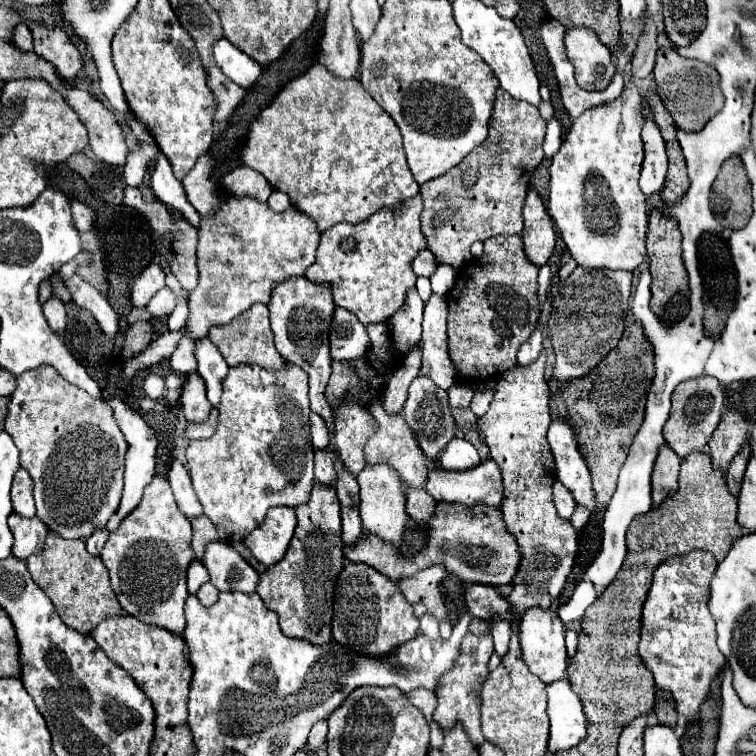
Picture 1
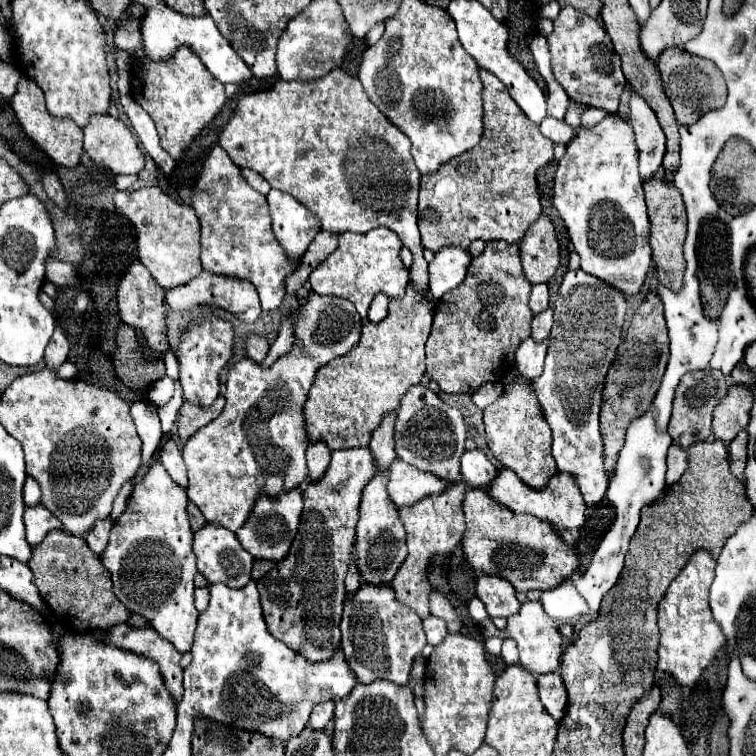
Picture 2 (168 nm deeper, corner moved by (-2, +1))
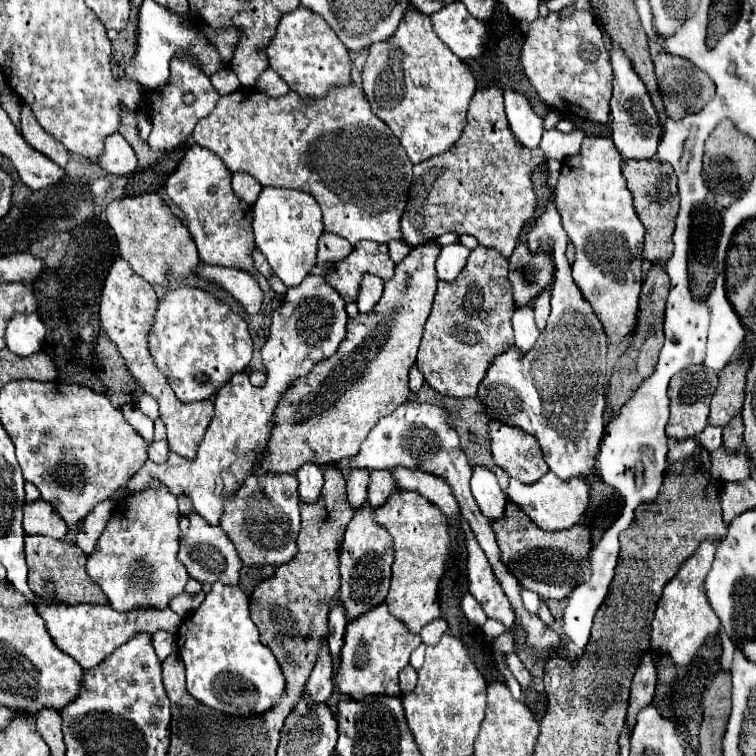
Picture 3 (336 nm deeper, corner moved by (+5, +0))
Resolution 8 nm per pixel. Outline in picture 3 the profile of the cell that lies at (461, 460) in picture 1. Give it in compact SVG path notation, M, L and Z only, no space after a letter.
M475 465L473 475L471 475L471 493L473 493L481 513L487 519L503 517L503 507L507 503L507 497L503 493L503 489L499 487L493 471L489 471L483 465Z

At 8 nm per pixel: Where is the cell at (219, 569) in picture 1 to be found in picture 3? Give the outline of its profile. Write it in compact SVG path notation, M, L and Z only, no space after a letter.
M195 511L191 515L185 515L181 517L179 521L179 527L181 527L181 547L179 547L179 561L187 567L187 573L197 579L199 583L215 583L215 581L221 581L225 585L237 585L239 583L239 571L243 567L241 559L239 559L239 553L235 549L235 545L231 543L231 539L227 539L225 531L221 527L211 527L201 515L195 515Z

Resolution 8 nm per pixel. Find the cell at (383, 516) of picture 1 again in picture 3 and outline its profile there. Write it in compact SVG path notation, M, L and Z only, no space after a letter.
M369 503L361 505L355 511L353 519L349 521L343 543L341 543L339 603L343 603L343 607L347 611L347 619L355 619L363 611L369 611L371 607L383 603L383 599L389 591L393 559L395 559L395 551L393 551L391 533L383 525L375 523L375 509L371 509Z

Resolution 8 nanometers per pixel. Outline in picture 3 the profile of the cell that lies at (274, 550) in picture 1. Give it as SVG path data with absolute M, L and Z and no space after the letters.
M291 473L249 475L235 499L227 503L221 527L239 551L243 565L283 565L293 559L299 533L299 493L297 477Z

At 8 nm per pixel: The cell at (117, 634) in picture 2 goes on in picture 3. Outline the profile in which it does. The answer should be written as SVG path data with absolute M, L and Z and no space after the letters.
M157 631L157 633L153 633L151 641L153 641L153 649L155 649L155 653L157 653L157 657L161 661L165 661L169 657L169 653L173 653L177 649L175 635L169 633L169 631Z

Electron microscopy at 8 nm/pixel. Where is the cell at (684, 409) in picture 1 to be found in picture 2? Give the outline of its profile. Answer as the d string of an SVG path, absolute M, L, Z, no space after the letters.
M696 370L696 372L688 372L682 376L676 388L672 420L668 426L668 432L676 446L686 450L694 442L704 442L712 436L712 410L726 396L726 390L728 386L720 370Z

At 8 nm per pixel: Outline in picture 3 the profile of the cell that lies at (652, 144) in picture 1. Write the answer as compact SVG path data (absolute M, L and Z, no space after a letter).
M609 47L611 53L611 65L613 65L613 99L611 99L611 137L623 155L623 159L633 161L645 161L653 159L657 155L657 147L661 141L661 127L659 117L655 113L655 107L651 103L651 97L647 89L643 87L643 81L635 75L629 59L619 51L619 47Z

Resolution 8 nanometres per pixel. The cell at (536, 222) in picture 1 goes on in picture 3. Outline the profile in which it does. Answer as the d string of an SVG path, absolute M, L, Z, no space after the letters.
M519 243L509 257L509 281L515 305L531 303L553 281L551 255L531 255L525 243Z

